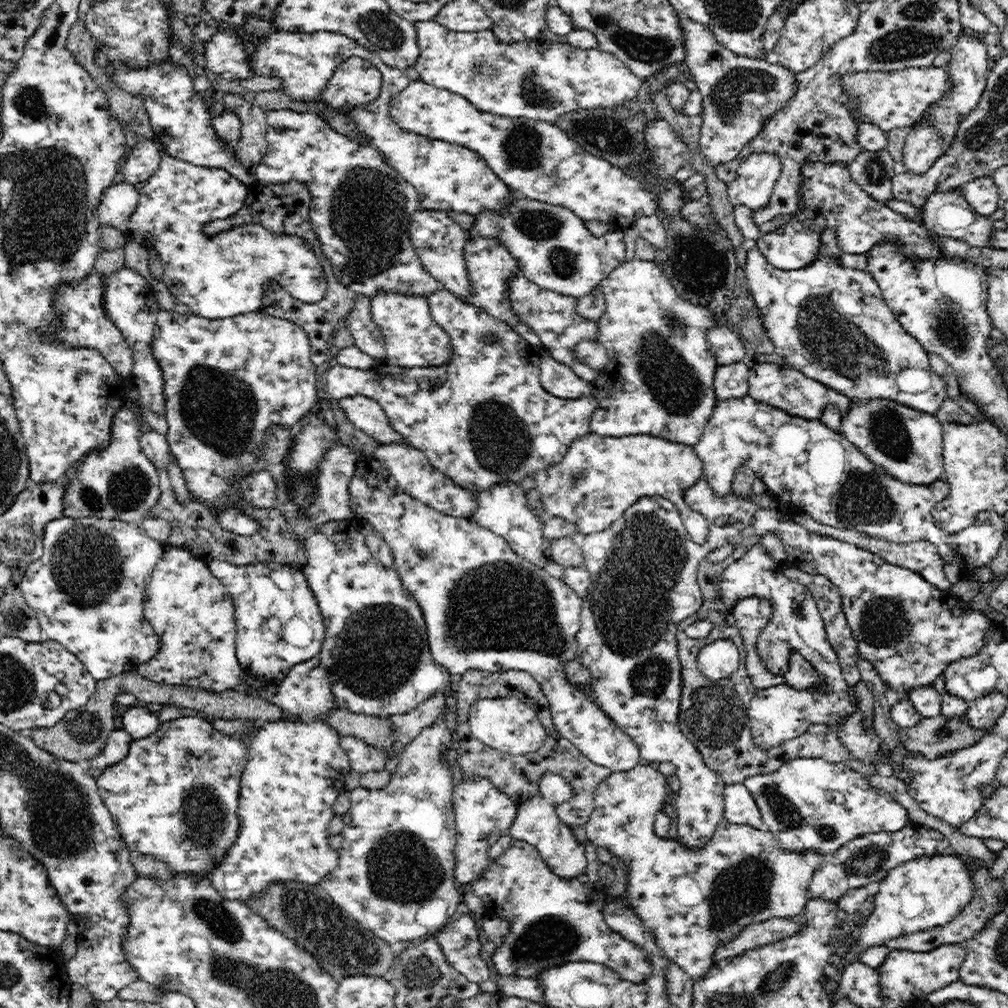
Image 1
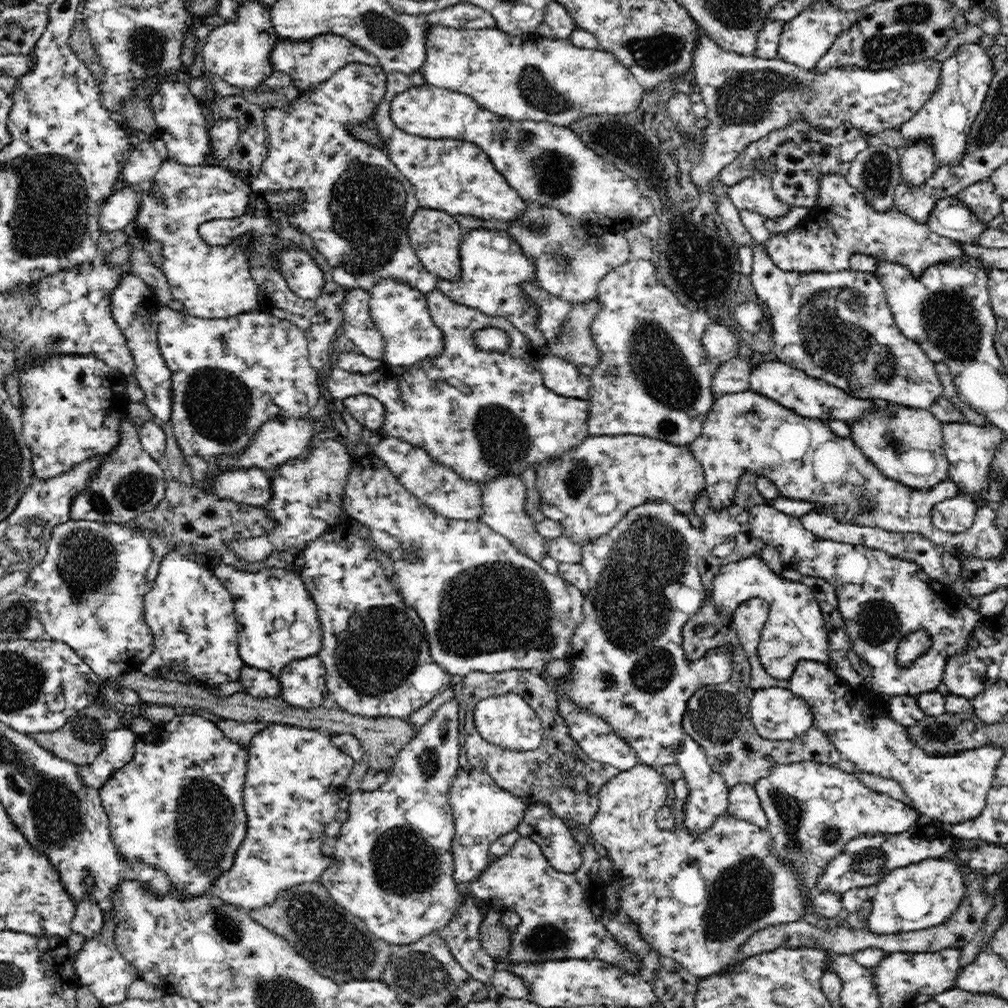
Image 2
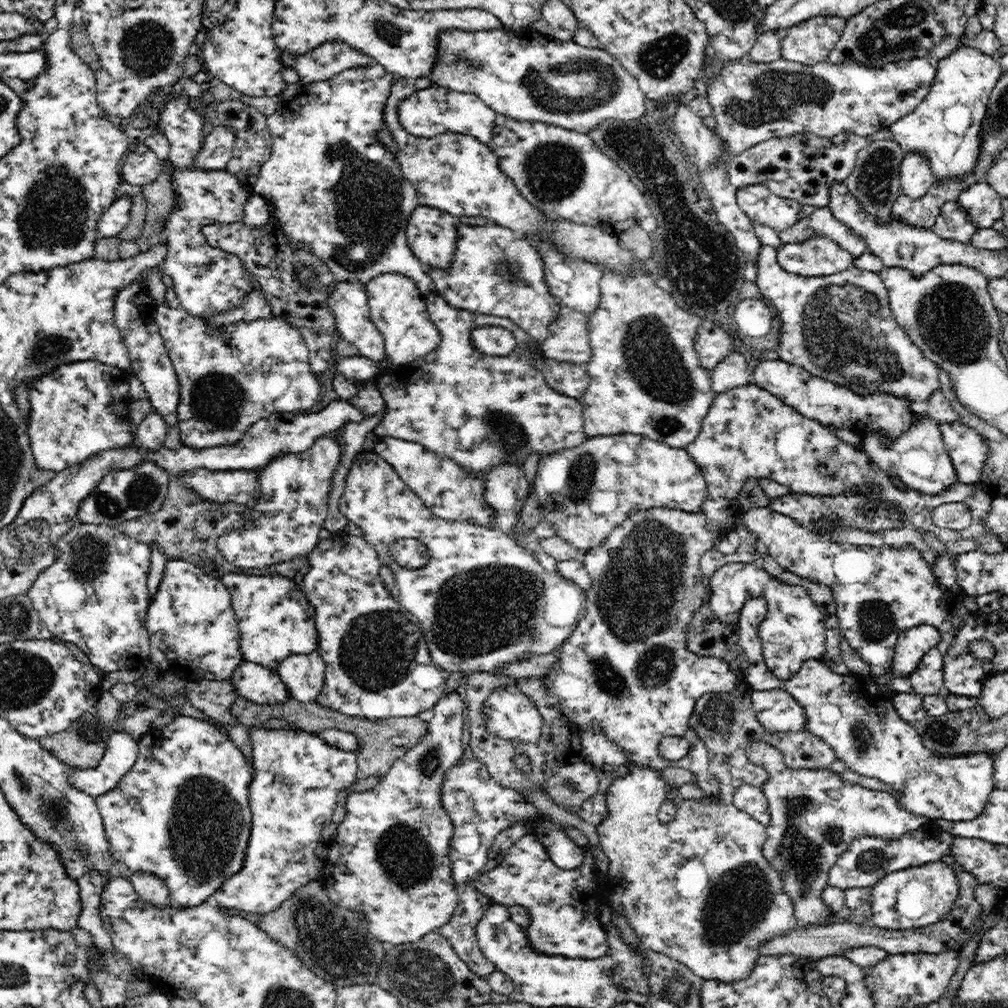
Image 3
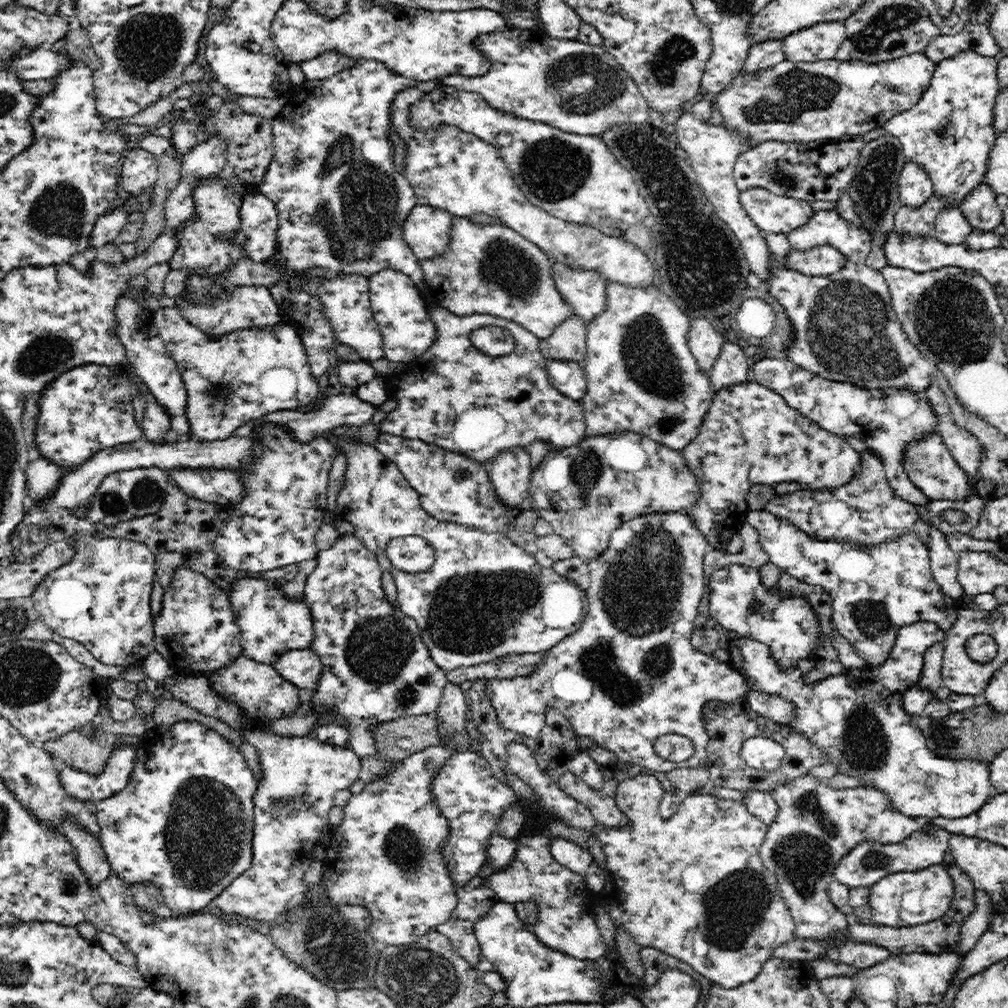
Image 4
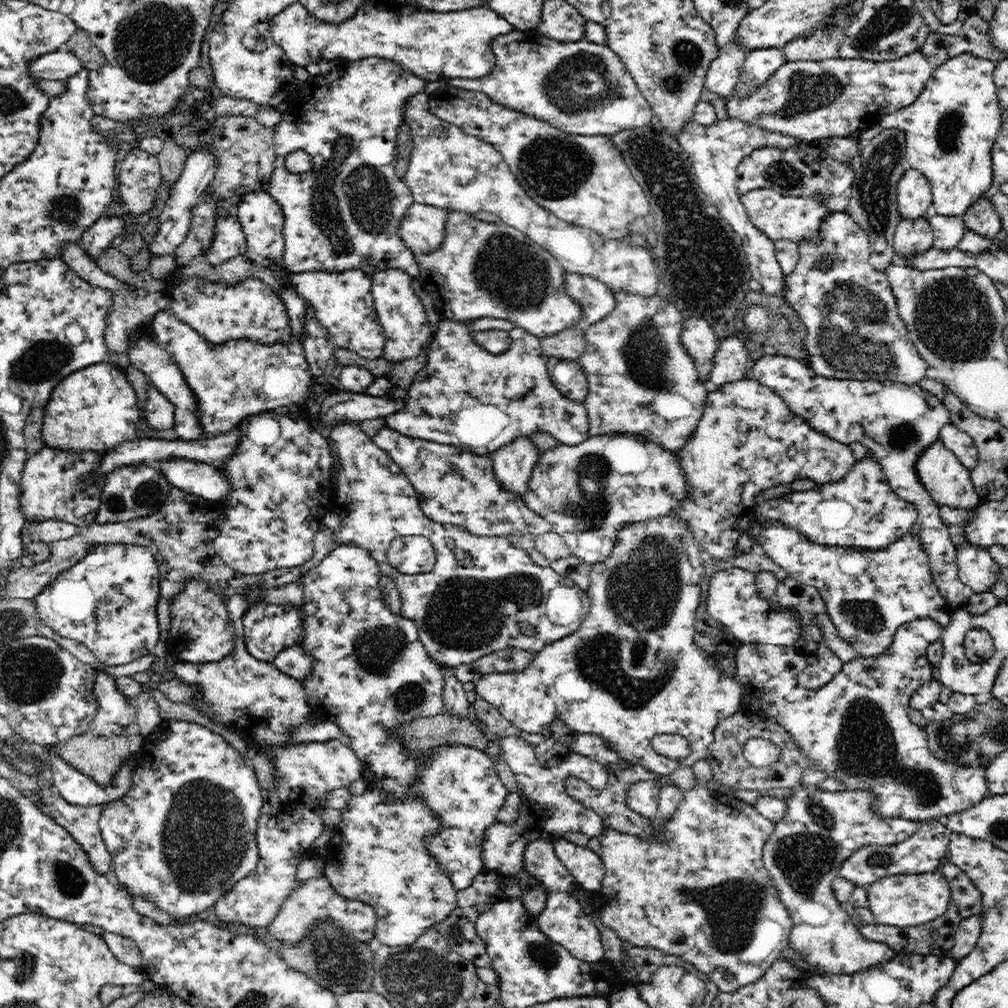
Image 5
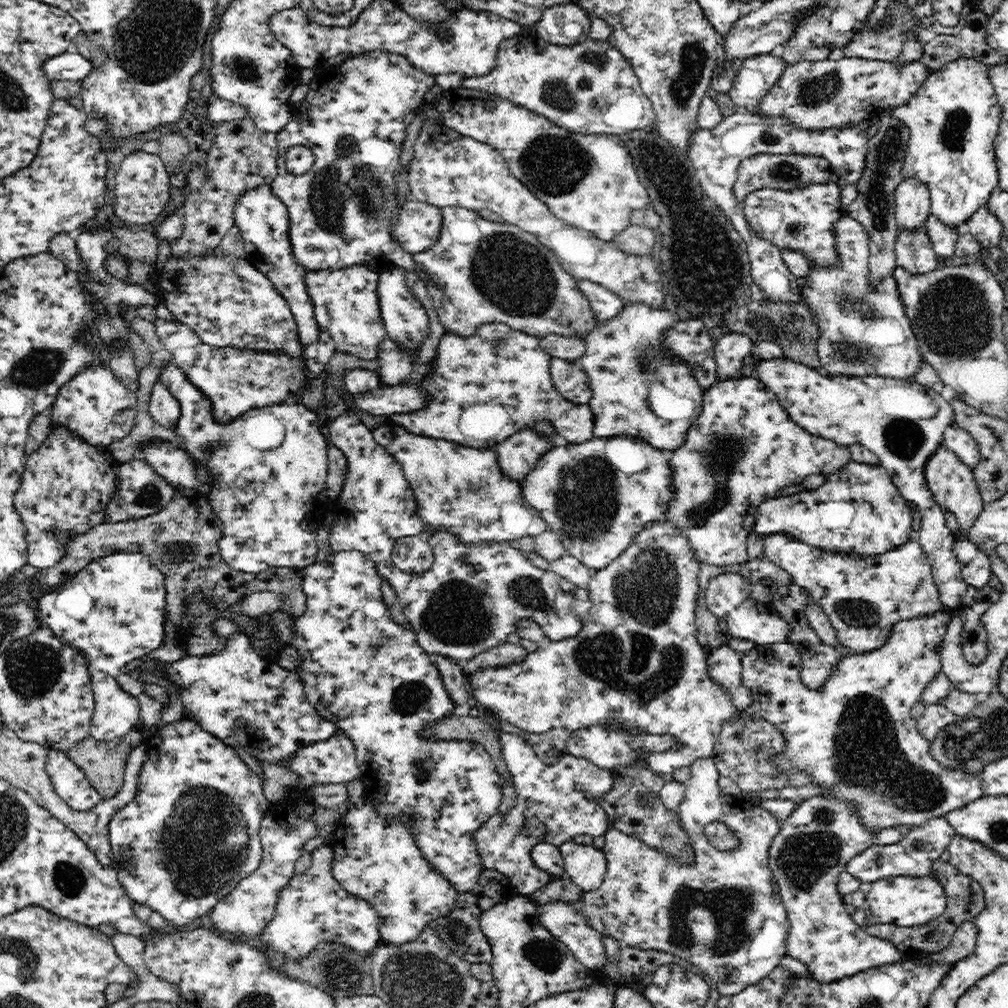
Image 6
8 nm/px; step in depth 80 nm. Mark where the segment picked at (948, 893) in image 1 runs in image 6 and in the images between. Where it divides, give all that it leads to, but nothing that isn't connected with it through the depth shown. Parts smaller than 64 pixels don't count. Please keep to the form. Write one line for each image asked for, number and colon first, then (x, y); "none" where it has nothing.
2: (915, 897)
3: (903, 900)
4: (905, 899)
5: (904, 900)
6: (903, 901)

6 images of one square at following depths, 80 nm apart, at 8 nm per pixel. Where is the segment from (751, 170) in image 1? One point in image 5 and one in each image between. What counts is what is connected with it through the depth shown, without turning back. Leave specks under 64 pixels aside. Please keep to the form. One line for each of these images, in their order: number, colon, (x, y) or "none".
2: (754, 193)
3: (757, 201)
4: (772, 214)
5: (797, 219)

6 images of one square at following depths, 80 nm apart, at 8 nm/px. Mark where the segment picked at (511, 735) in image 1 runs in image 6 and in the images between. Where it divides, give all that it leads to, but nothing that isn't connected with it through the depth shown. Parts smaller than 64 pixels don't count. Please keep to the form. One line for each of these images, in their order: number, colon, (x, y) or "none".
2: (507, 721)
3: (511, 715)
4: (629, 675)
5: (632, 671)
6: (636, 661)

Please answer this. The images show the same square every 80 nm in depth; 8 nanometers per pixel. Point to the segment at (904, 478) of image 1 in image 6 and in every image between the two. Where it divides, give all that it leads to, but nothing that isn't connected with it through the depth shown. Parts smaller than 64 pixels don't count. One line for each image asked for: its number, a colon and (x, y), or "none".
2: (907, 445)
3: (919, 456)
4: (930, 465)
5: (948, 481)
6: (952, 483)

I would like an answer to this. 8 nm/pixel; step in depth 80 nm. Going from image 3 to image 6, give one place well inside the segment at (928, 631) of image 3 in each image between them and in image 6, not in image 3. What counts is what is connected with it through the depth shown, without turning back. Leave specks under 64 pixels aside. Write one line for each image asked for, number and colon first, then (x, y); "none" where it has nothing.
4: (857, 719)
5: (857, 728)
6: (855, 735)

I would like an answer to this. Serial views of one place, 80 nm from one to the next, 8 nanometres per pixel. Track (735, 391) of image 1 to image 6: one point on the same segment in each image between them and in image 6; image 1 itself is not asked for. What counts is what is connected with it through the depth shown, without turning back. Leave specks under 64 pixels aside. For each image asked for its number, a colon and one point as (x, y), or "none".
2: (729, 377)
3: (732, 371)
4: (730, 367)
5: (729, 365)
6: (730, 349)

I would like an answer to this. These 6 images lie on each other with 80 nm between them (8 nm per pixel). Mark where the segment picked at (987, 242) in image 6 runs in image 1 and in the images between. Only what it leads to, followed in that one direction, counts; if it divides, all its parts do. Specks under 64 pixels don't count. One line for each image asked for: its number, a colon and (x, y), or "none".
1: (982, 195)
2: (981, 198)
3: (982, 204)
4: (980, 209)
5: (982, 219)

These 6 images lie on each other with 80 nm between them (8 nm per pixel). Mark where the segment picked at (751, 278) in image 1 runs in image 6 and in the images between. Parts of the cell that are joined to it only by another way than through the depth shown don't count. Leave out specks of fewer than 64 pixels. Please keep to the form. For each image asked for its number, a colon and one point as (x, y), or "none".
2: (837, 327)
3: (840, 327)
4: (845, 328)
5: (853, 330)
6: (863, 331)

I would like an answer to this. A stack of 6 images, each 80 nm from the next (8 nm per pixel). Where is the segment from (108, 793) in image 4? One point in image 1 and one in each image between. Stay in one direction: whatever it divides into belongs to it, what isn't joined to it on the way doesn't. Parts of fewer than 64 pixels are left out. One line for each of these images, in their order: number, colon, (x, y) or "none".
1: (119, 741)
2: (120, 746)
3: (122, 750)

